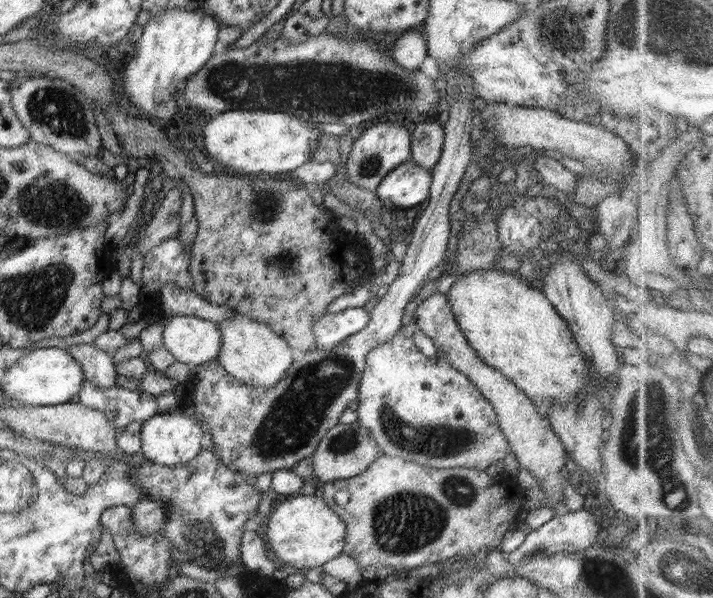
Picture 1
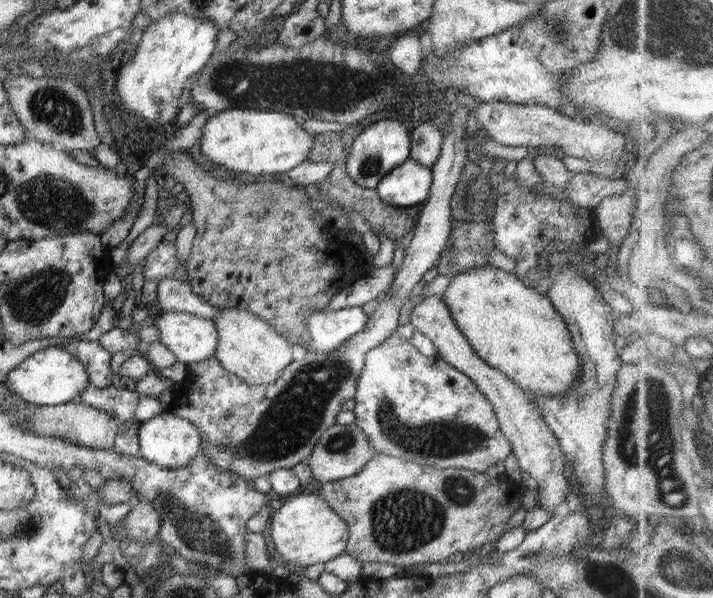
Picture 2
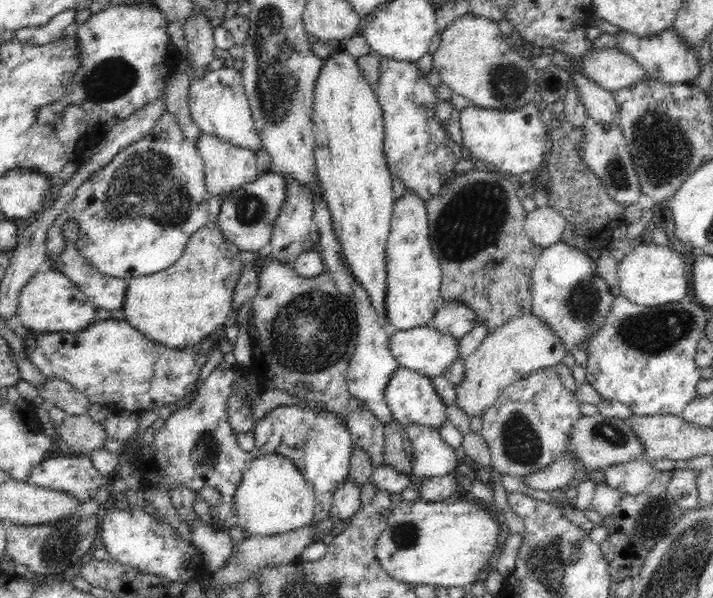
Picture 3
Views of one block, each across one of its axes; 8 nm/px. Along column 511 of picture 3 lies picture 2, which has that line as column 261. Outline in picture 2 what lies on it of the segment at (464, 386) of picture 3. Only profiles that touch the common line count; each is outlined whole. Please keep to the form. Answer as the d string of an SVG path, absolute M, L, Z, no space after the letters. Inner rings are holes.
M220 307L220 314L214 318L218 331L218 346L214 357L231 374L248 384L270 384L293 362L292 344L282 334L278 334L260 316L242 308Z

